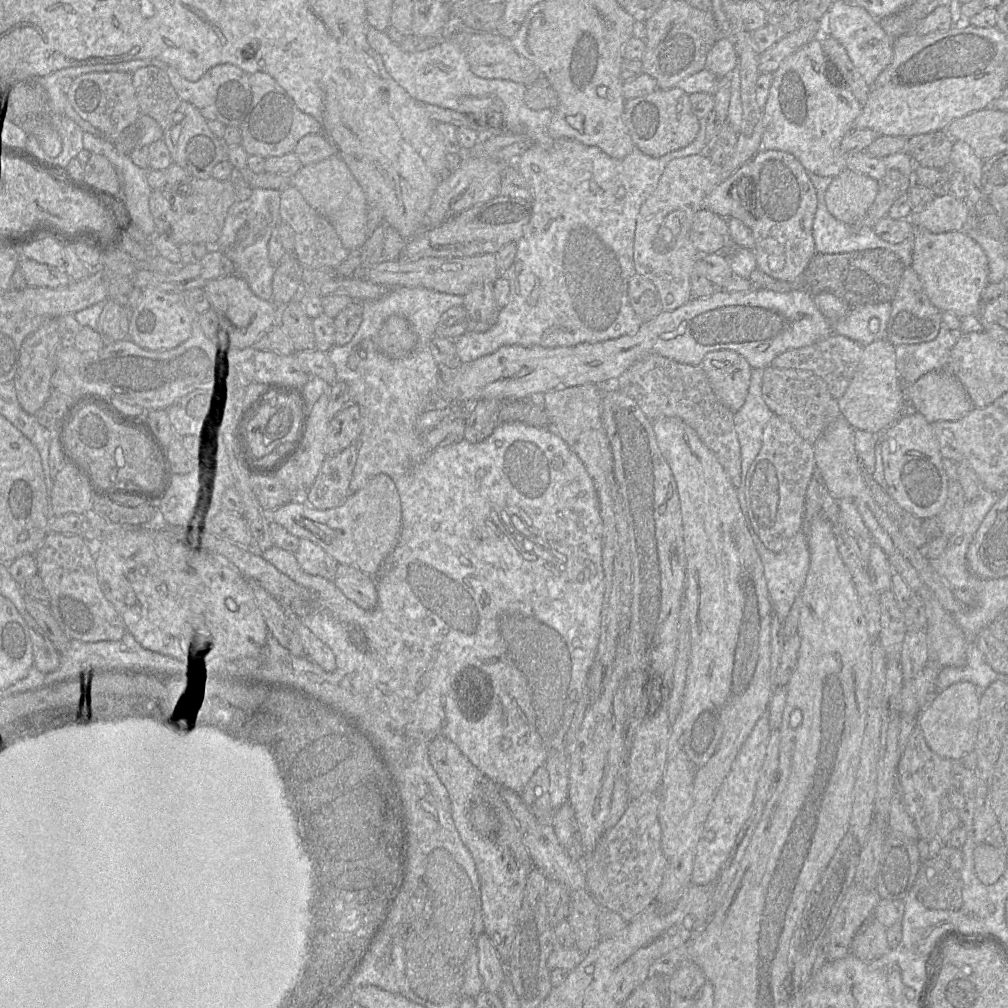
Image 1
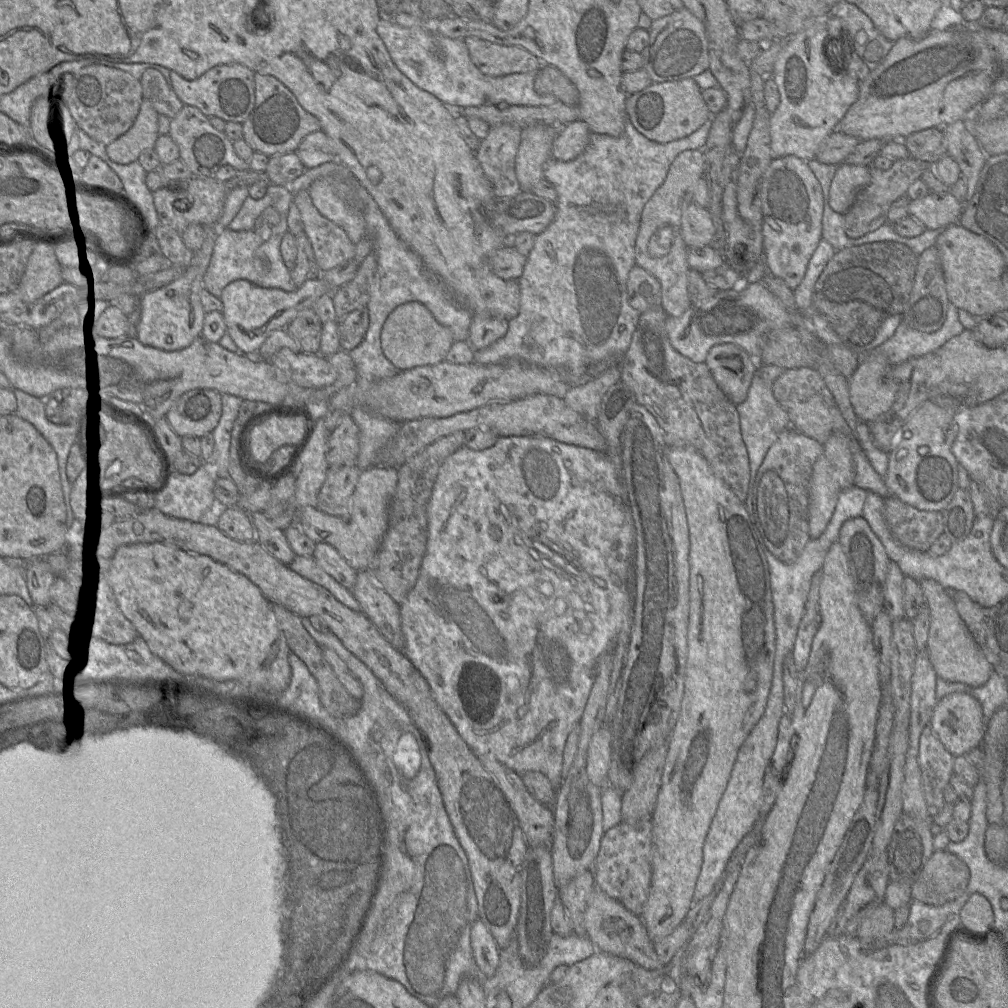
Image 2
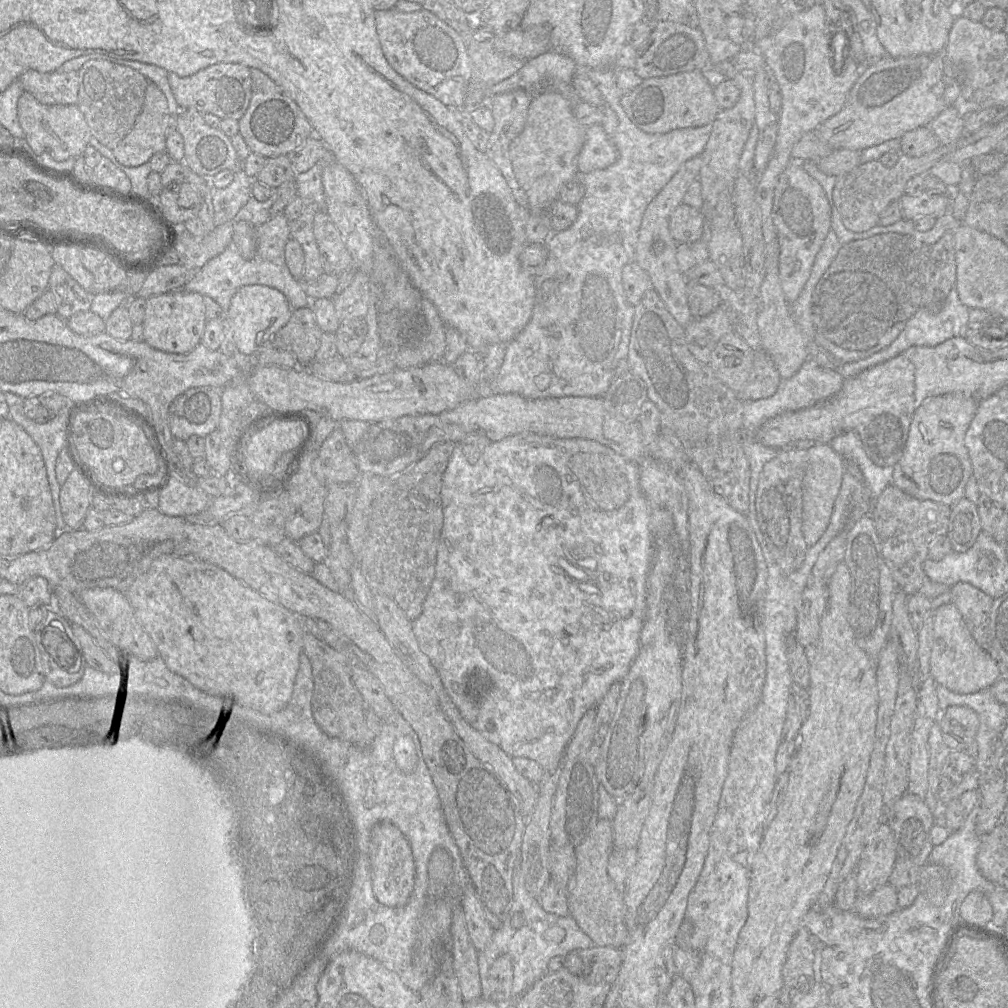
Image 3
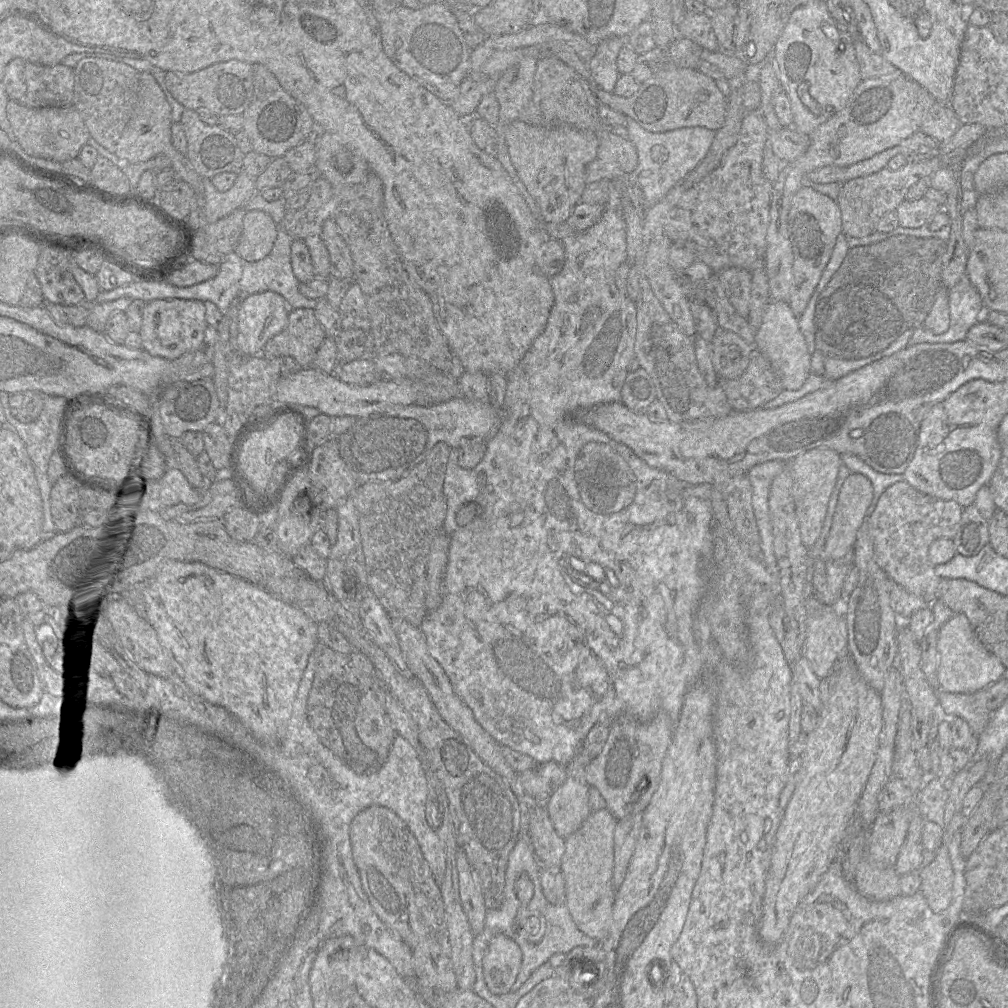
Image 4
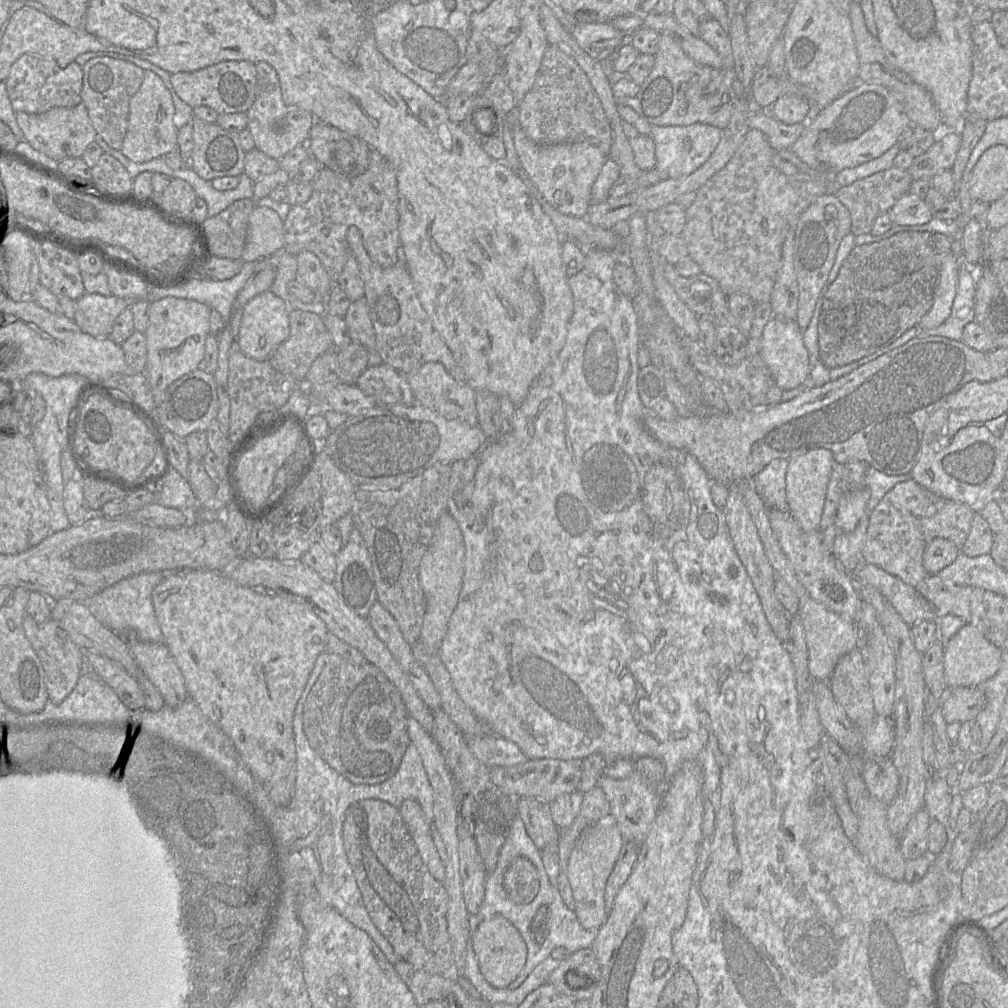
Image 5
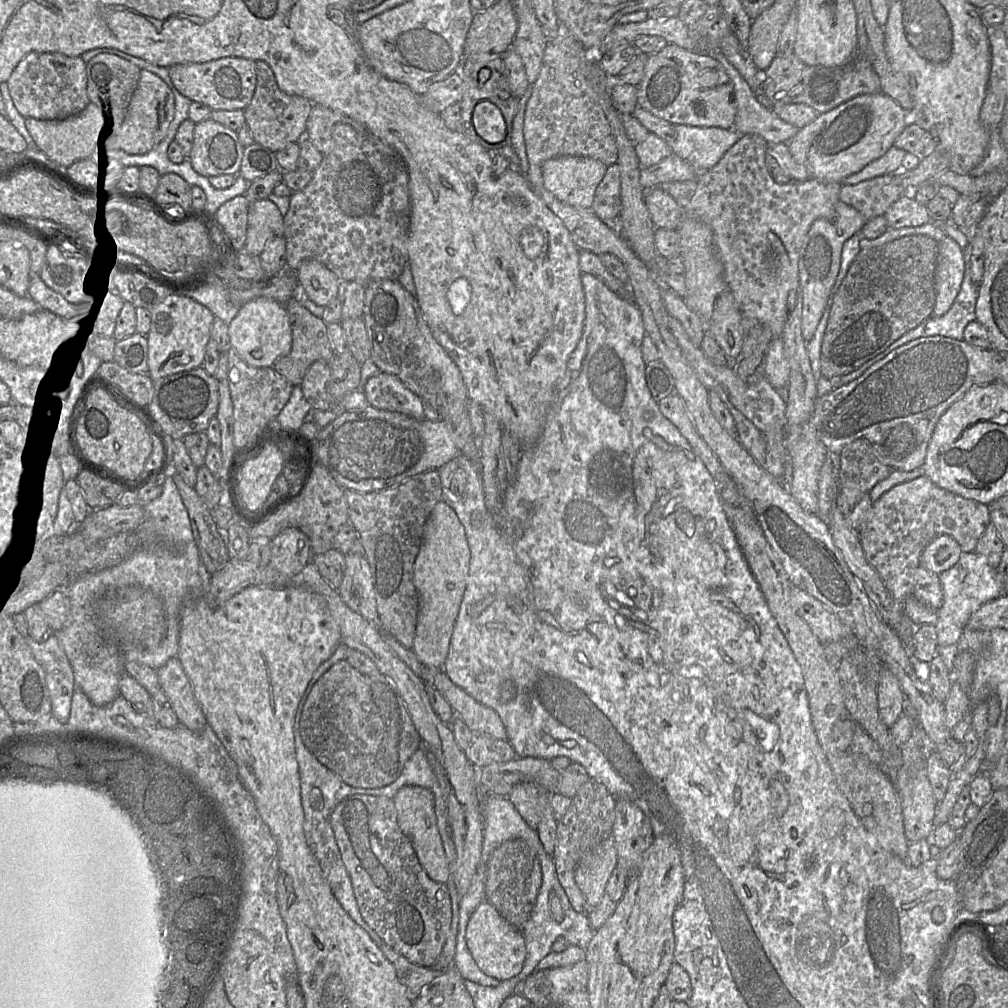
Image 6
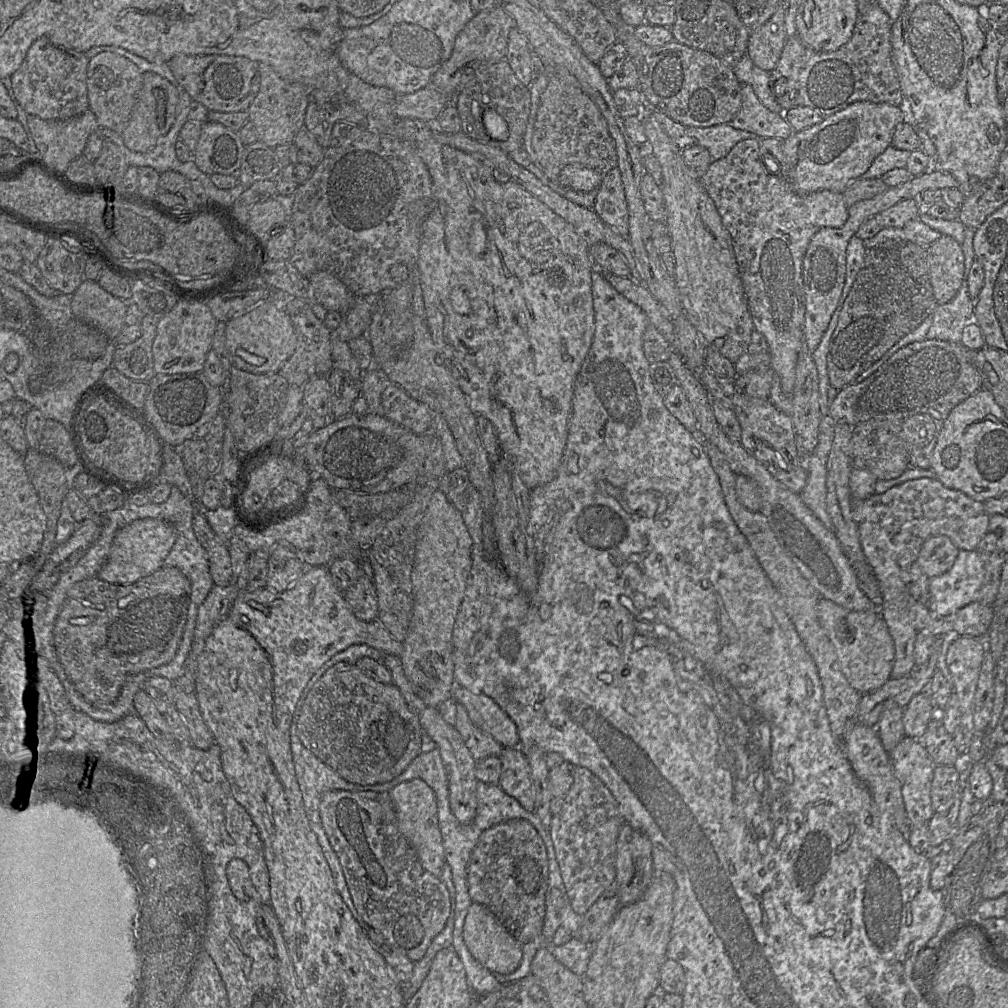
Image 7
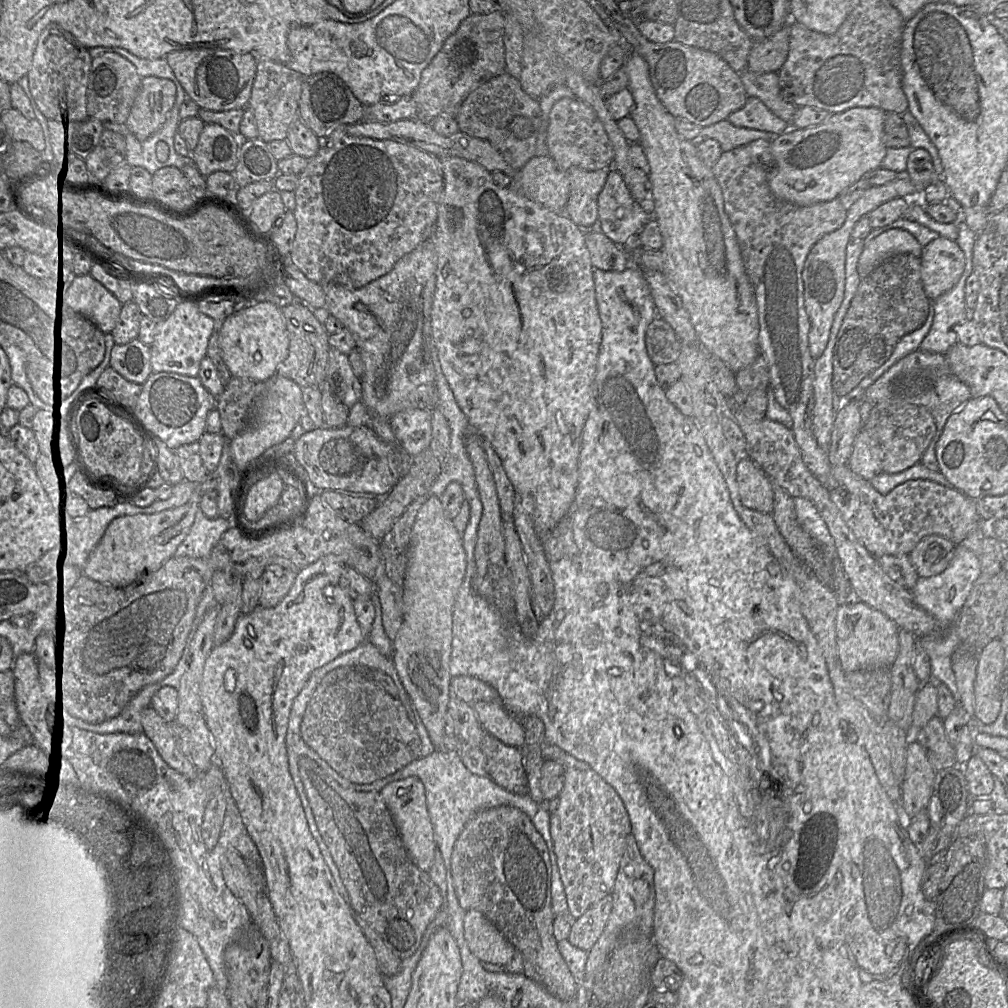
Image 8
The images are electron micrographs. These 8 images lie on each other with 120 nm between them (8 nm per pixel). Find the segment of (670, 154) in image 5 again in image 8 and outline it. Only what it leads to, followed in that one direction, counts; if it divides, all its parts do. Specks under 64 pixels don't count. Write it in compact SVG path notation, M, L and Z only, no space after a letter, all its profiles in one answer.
M728 119L702 127L702 137L717 140L723 152L728 152L738 146L748 145L759 138L772 141L775 136L778 135L756 129L734 126Z

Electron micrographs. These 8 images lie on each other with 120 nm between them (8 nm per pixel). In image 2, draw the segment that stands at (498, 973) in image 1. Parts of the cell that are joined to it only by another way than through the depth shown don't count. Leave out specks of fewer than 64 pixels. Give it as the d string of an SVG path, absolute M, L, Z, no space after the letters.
M481 919L471 929L471 947L475 961L486 977L492 977L500 962L500 949L489 929Z

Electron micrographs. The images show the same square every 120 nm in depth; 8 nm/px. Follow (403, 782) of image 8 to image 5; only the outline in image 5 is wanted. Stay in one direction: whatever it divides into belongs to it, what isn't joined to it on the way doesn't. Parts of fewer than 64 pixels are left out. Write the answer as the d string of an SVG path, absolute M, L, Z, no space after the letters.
M411 799L404 800L398 808L402 819L413 838L422 861L430 874L442 882L445 879L445 866L434 844L430 822L426 819L420 804Z

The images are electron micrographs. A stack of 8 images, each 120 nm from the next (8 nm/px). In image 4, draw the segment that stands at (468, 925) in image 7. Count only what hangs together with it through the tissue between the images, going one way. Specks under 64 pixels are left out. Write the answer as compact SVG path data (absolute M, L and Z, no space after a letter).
M504 934L495 935L483 958L483 975L489 990L495 995L510 992L522 963L519 945Z

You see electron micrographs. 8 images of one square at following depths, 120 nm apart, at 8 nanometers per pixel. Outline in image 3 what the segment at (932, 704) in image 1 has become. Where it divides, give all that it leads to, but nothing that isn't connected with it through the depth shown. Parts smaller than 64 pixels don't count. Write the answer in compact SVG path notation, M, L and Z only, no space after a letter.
M949 706L942 710L937 723L951 751L965 751L975 741L979 728L977 713L967 706Z

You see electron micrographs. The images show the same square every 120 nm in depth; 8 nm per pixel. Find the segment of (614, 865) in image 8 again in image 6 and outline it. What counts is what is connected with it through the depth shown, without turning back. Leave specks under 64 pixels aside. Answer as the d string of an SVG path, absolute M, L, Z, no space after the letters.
M593 778L585 782L571 799L565 816L557 821L556 845L552 857L558 880L571 906L577 912L587 913L584 896L575 882L575 870L587 852L612 835L616 799L602 783Z

